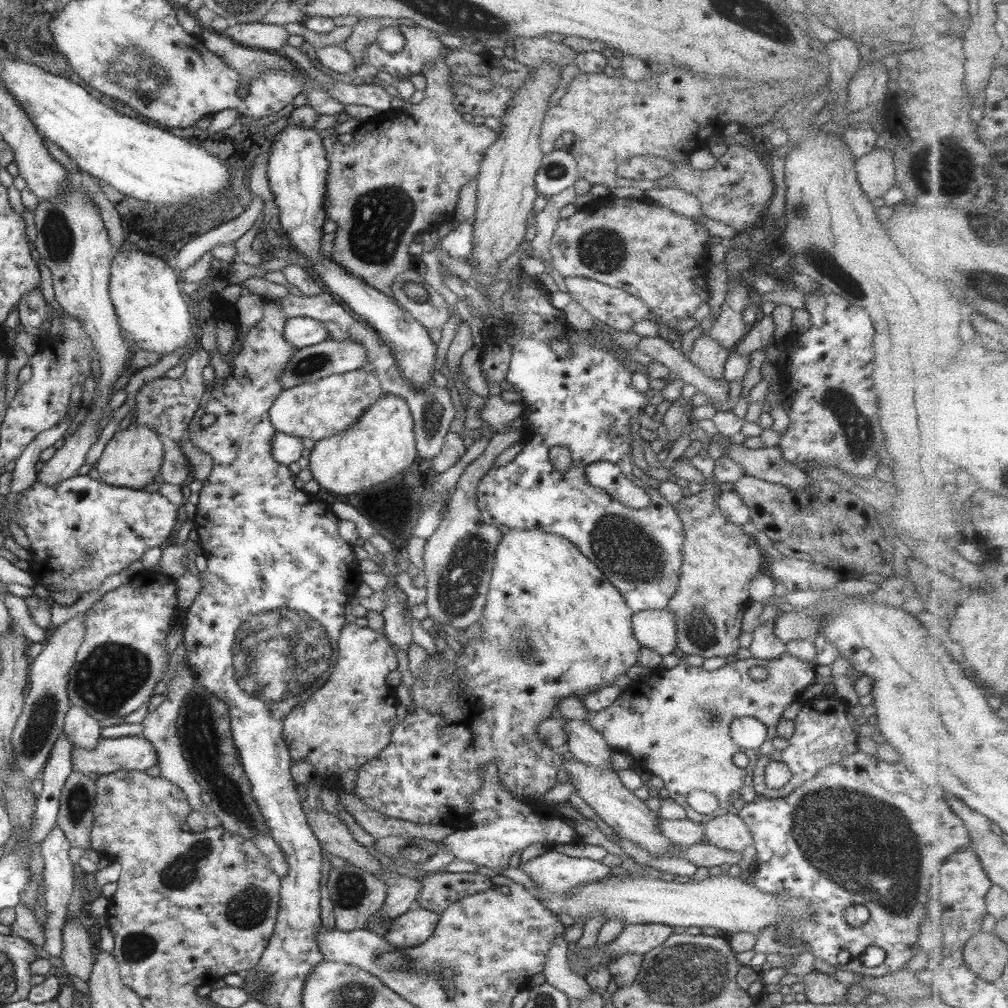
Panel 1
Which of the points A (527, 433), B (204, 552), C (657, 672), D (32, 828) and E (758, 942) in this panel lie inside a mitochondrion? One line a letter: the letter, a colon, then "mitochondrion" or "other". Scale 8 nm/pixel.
A: other
B: other
C: other
D: other
E: other

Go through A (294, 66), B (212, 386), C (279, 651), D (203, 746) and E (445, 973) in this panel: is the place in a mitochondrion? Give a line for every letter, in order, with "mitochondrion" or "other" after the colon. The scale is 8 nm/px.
A: other
B: other
C: mitochondrion
D: mitochondrion
E: mitochondrion

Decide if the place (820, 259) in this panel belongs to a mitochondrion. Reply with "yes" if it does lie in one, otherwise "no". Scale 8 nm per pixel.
yes

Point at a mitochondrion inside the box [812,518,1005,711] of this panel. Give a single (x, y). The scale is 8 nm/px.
(839, 530)

